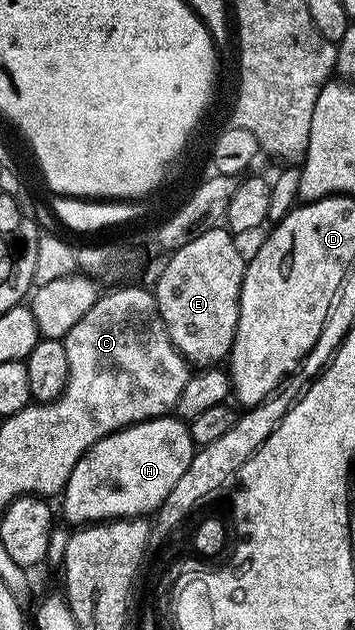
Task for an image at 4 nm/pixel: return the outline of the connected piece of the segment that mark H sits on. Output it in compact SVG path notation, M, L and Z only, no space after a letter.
M174 414L157 416L154 420L145 420L100 438L100 442L91 446L80 458L80 462L76 462L66 487L60 493L61 519L63 516L68 523L74 524L70 526L85 526L104 520L133 520L149 517L157 512L164 498L168 498L172 486L176 486L176 481L184 475L184 470L188 470L188 462L192 462L195 451L196 445L190 433L189 423L179 420Z

